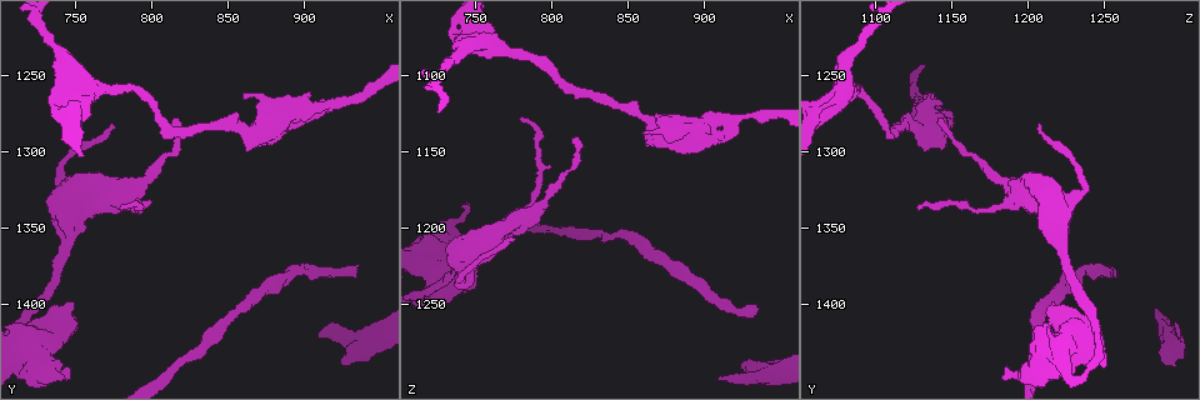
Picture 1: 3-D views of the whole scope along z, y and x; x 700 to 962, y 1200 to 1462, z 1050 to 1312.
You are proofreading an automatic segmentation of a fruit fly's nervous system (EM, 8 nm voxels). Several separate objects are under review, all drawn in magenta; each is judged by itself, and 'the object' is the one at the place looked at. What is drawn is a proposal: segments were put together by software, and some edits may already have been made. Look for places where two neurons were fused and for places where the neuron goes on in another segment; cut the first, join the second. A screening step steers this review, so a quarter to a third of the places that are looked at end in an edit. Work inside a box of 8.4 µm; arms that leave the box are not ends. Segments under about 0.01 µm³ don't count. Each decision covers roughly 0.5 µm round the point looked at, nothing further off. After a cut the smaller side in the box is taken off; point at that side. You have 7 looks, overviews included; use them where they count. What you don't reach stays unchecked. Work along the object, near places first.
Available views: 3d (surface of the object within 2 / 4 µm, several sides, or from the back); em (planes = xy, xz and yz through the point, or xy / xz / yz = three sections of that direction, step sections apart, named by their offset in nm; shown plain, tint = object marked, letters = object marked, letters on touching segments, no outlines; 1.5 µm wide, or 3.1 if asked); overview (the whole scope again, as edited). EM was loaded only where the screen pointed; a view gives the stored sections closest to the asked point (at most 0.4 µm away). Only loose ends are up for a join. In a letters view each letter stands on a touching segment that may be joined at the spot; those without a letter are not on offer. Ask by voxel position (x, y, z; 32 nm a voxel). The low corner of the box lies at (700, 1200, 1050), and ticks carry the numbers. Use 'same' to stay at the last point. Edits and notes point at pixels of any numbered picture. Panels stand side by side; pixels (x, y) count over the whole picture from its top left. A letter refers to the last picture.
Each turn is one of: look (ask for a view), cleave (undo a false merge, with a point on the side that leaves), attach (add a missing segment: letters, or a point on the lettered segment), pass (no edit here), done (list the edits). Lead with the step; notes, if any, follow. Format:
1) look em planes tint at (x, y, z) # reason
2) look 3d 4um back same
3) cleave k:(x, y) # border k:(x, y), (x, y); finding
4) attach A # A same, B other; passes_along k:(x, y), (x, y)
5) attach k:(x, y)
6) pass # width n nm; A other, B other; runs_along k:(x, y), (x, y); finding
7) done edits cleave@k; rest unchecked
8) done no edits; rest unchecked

look 3d 4um at (936, 1378, 1252) # long arm stops here

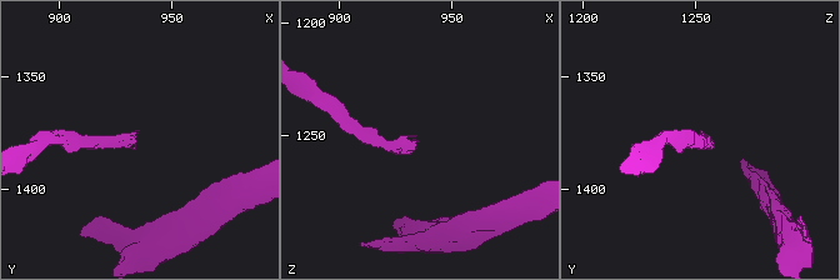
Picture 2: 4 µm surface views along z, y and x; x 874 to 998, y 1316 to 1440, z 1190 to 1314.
look em planes letters at (936, 1377, 1250) # now the EM

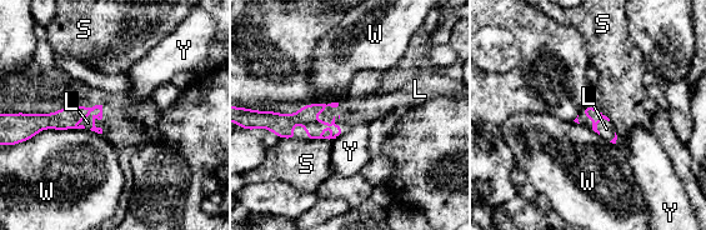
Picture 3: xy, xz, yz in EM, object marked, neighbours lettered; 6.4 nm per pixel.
attach L # L same, S other, W other, Y other; passes_along 3:(281, 124), (318, 113), (352, 113); the neuron continues

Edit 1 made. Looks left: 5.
look 3d 4um at (924, 1438, 1288) # free end

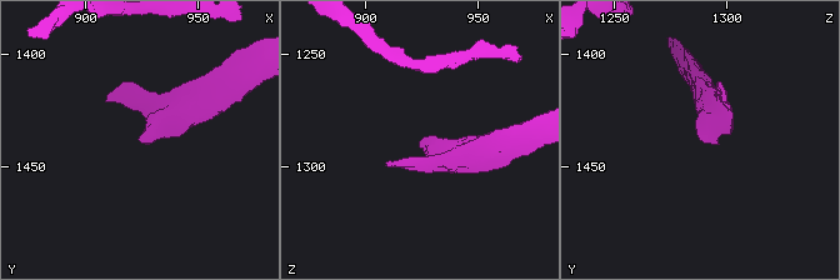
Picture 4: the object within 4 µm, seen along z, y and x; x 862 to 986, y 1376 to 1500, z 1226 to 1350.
look em planes letters at (925, 1438, 1287) # now the EM

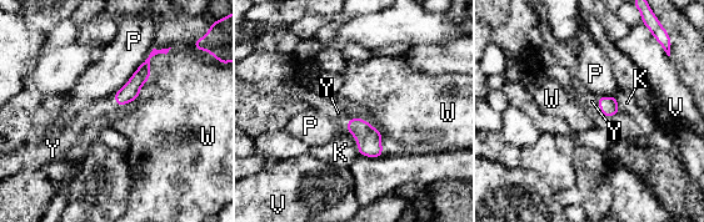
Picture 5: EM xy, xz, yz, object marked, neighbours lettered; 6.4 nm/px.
attach Y # K other, P other, V other, W other, Y same; passes_along 5:(608, 106), (599, 105), (592, 99); it goes on there

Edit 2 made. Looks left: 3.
look em xz step 4 letters at (774, 1282, 1208) # tapers out

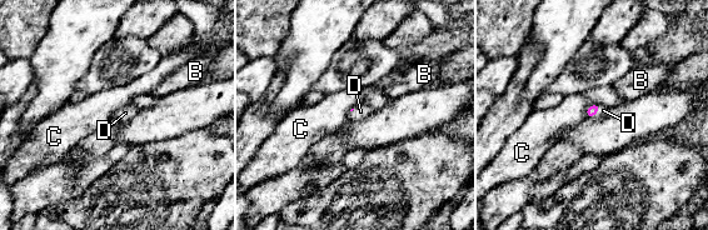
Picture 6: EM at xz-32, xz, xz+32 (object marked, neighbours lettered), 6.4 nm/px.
look em planes letters same # cut it another way

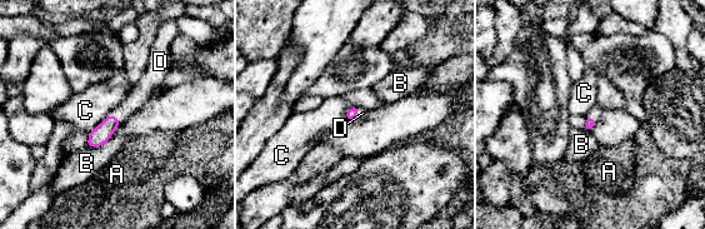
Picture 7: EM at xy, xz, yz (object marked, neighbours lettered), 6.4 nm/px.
attach D # A other, B other, C other, D same; the neuron continues

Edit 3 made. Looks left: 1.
done edits attach@3, attach@5, attach@7; rest unchecked

